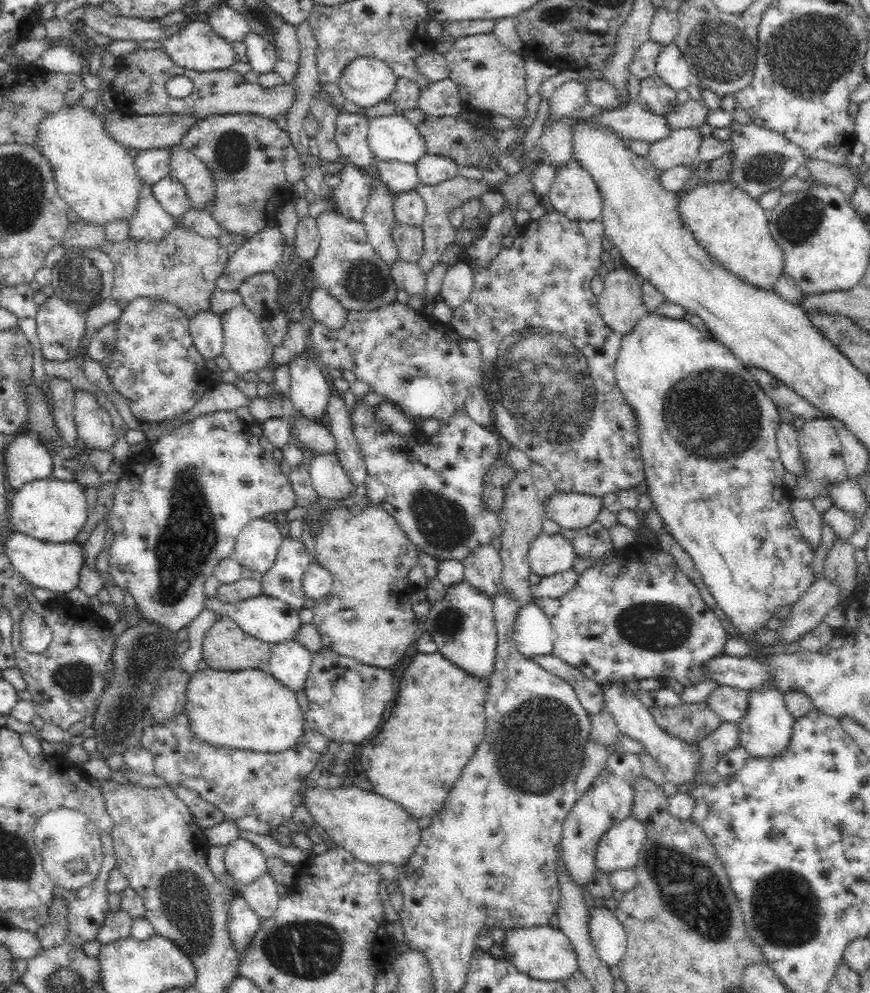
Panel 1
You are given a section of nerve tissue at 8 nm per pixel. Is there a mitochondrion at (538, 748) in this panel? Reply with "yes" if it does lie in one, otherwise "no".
yes

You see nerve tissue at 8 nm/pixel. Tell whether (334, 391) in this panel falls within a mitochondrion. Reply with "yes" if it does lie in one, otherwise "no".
no

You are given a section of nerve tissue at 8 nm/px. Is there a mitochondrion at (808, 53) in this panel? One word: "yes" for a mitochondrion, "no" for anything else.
yes

